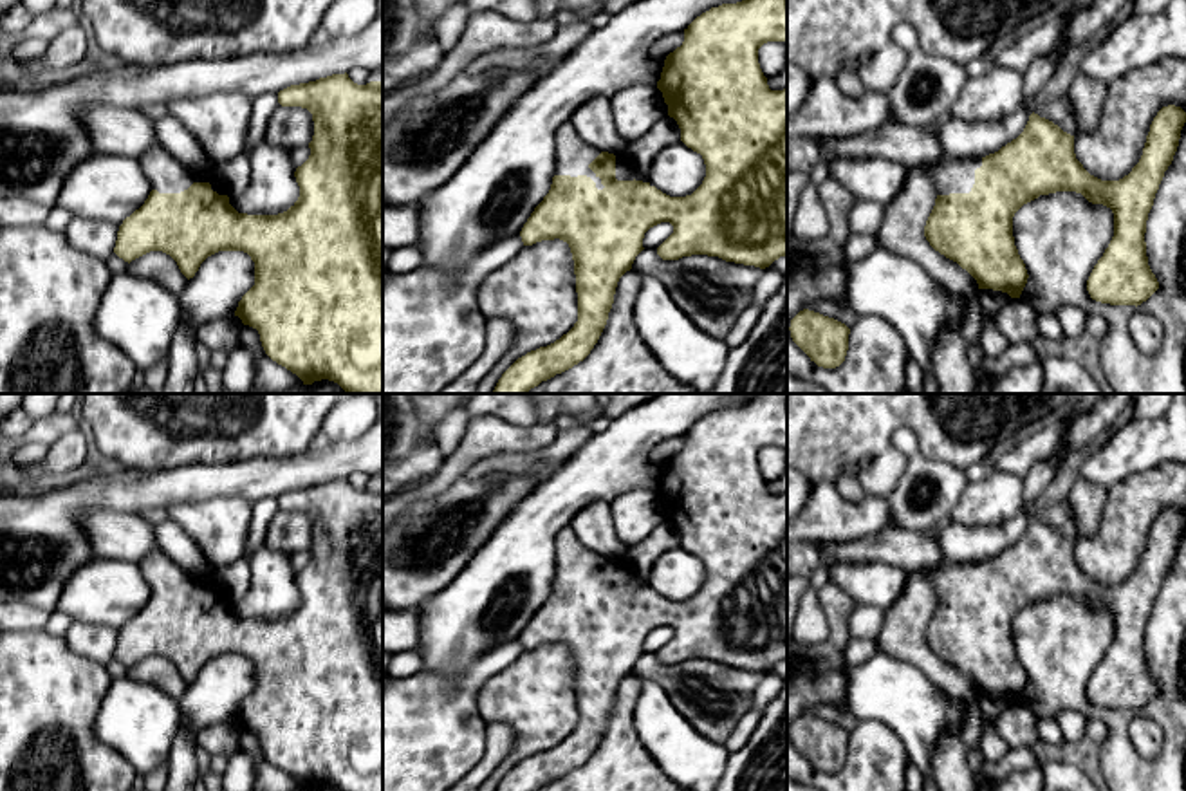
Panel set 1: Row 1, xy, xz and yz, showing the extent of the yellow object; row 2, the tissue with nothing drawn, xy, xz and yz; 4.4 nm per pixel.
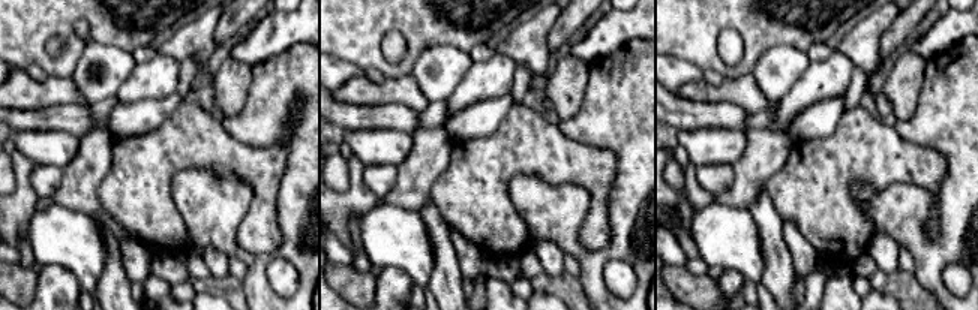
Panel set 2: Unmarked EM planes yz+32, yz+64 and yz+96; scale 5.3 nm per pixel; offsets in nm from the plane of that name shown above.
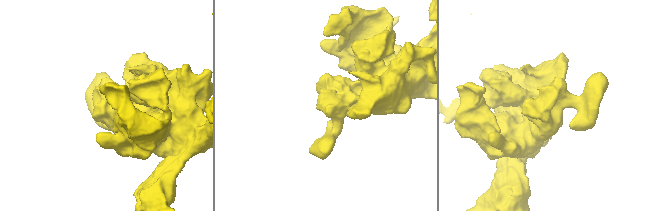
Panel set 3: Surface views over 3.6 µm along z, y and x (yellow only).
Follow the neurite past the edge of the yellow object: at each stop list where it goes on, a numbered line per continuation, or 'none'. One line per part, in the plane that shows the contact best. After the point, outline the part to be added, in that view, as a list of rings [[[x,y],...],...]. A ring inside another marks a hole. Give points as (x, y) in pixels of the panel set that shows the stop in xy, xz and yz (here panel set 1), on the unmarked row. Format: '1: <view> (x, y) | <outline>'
1: xz (573, 560) | [[[570,526],[563,527],[554,536],[554,580],[587,580],[603,594],[601,583],[588,572],[588,569],[601,558],[601,554],[585,547]]]

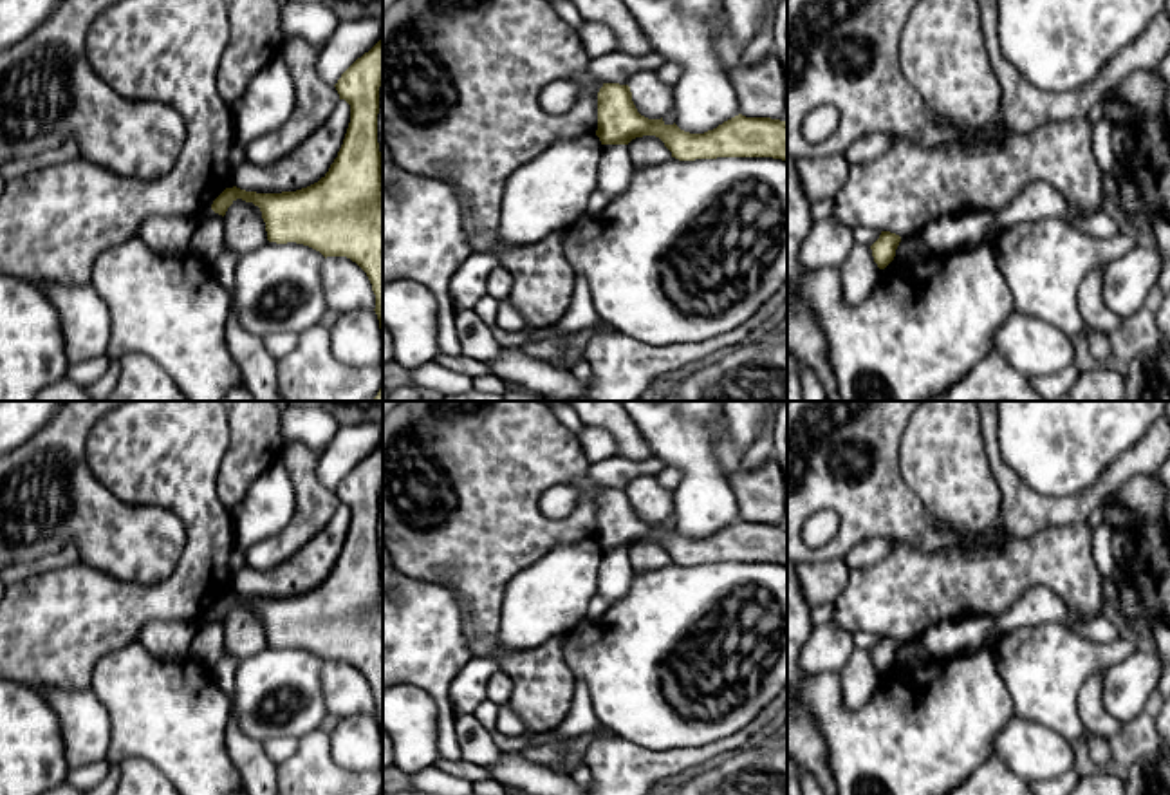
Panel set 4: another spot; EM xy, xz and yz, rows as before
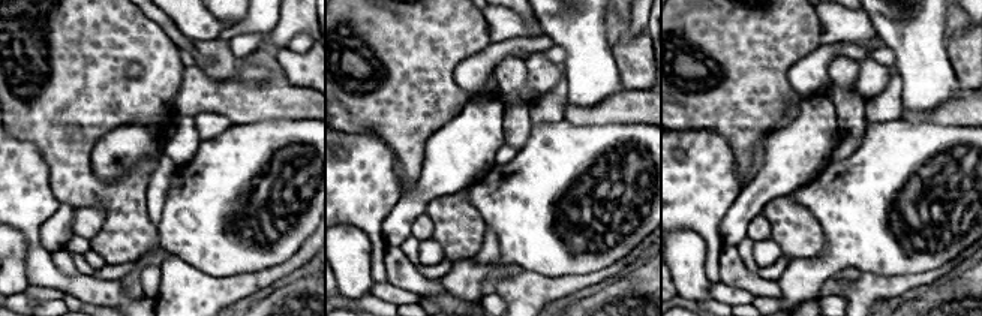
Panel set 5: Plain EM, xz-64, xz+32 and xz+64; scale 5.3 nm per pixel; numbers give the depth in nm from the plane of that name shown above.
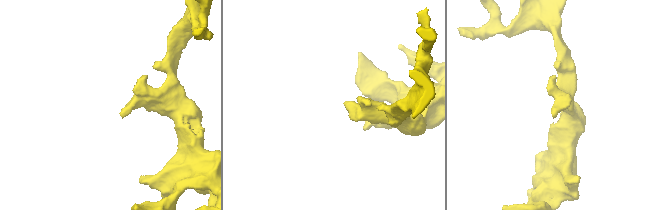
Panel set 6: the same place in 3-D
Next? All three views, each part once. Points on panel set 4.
none

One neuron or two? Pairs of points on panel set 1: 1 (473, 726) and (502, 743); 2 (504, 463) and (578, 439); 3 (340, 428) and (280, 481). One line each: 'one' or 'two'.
1: two
2: one
3: two

